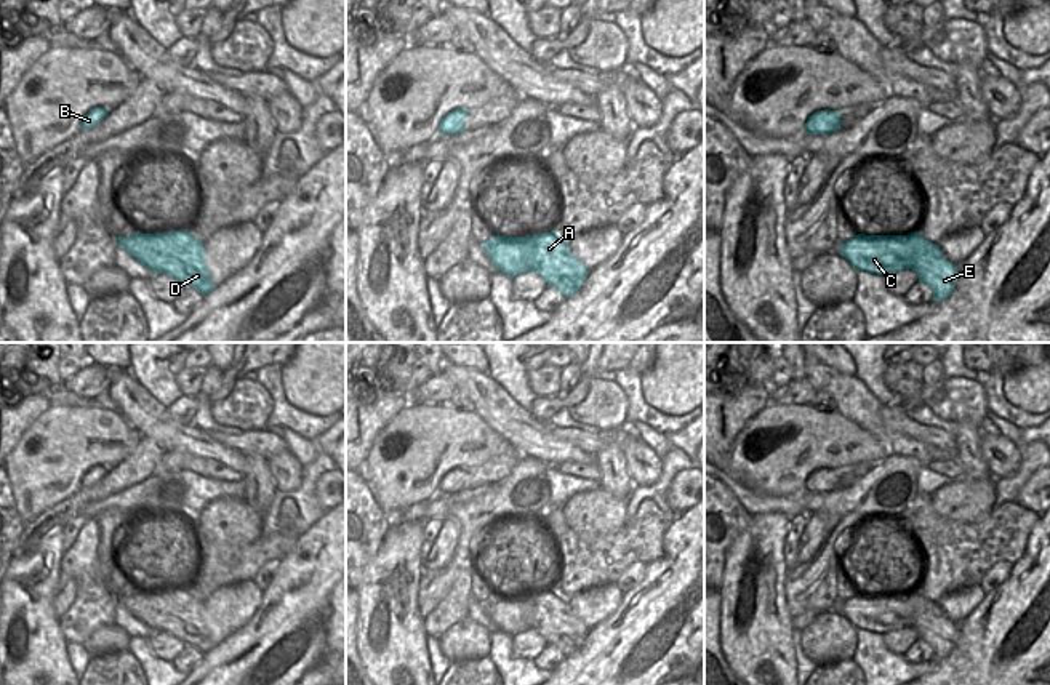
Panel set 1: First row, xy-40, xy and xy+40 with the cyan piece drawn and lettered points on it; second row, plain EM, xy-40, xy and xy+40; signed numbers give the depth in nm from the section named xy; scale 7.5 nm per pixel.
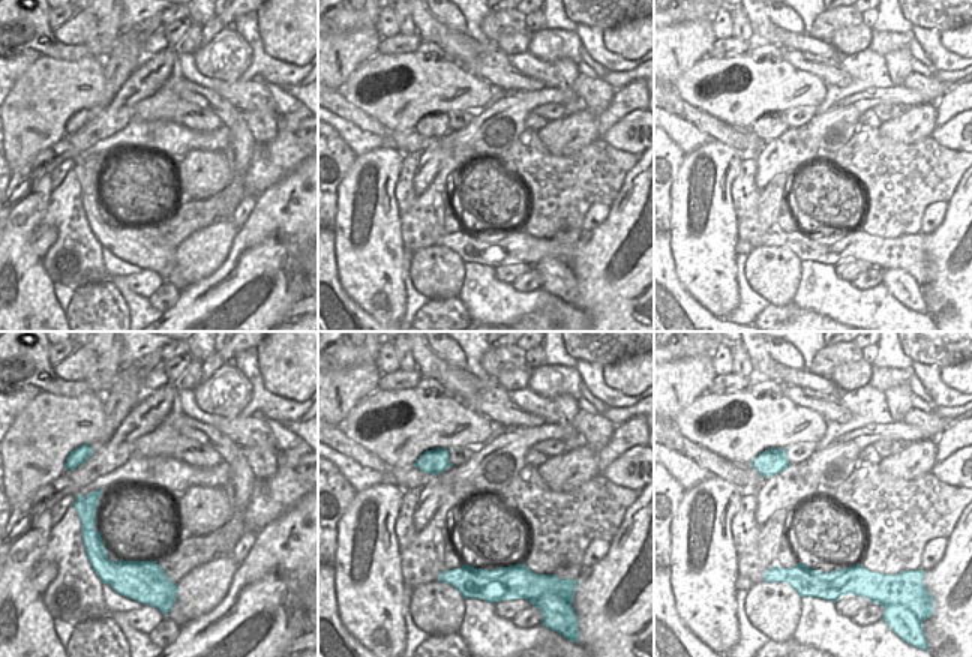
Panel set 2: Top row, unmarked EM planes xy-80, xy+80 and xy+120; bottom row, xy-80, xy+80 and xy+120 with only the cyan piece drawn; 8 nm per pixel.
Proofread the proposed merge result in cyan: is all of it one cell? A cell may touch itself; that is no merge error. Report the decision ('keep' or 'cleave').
cleave

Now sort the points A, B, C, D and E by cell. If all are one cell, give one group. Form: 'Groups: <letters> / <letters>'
Groups: A C / B D E

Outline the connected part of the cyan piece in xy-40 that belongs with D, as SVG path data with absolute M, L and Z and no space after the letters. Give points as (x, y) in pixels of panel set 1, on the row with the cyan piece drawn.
M174 230L162 234L136 232L131 237L117 237L117 245L125 248L138 262L157 274L166 274L182 282L186 286L208 294L216 286L210 280L208 267L200 262L181 261L176 256L174 243L170 240Z

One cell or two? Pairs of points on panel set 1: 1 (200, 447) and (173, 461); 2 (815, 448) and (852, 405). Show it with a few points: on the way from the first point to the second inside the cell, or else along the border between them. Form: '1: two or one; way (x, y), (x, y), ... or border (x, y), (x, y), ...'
1: two; border (165, 450), (205, 455), (224, 466)
2: two; border (836, 410), (874, 437)

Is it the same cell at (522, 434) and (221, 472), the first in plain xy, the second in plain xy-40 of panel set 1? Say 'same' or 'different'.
different

